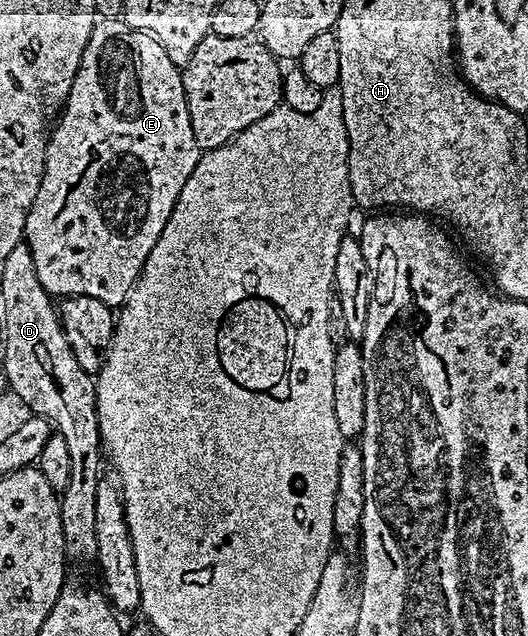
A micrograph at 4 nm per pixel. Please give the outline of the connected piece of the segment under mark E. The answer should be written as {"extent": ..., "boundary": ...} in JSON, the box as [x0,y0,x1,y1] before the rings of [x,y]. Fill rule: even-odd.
{"extent":[24,19,199,306],"boundary":[[[99,19],[88,38],[88,46],[84,46],[84,54],[80,58],[80,66],[72,82],[72,90],[68,94],[66,103],[62,105],[61,113],[46,141],[46,161],[42,181],[36,190],[36,198],[32,202],[30,212],[26,215],[24,243],[31,250],[35,276],[39,279],[40,286],[54,298],[87,296],[111,306],[122,305],[138,280],[138,275],[142,273],[148,254],[152,254],[152,246],[156,246],[156,238],[160,238],[180,198],[180,190],[184,190],[184,182],[188,182],[192,170],[196,170],[199,155],[196,134],[192,134],[192,118],[188,118],[188,102],[184,94],[182,74],[179,65],[174,64],[172,58],[168,58],[168,50],[164,50],[161,42],[150,33],[127,26],[125,19]]]}

